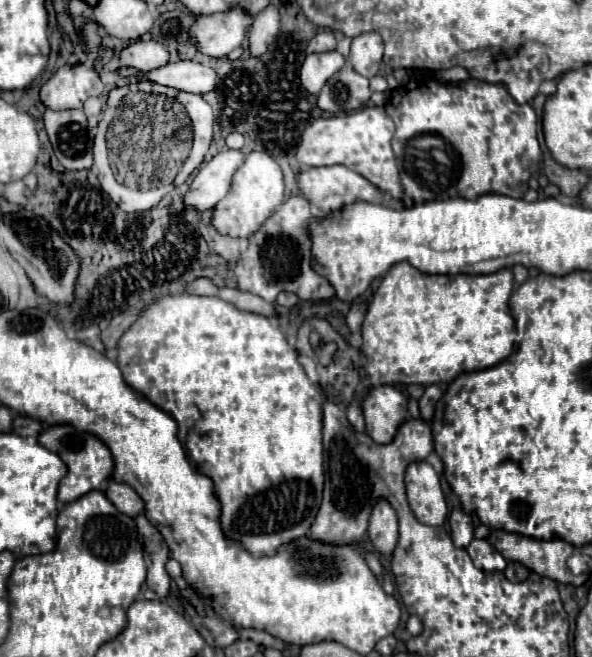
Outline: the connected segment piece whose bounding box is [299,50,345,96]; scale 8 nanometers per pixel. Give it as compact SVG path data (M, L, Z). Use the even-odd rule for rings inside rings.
M337 50L323 52L323 54L309 54L299 72L299 80L303 88L317 96L323 84L343 66L343 62L345 60Z

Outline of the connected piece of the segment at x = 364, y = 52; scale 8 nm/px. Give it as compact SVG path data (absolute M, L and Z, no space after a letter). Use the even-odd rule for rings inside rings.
M365 32L353 38L349 60L361 76L373 78L379 72L381 58L383 58L383 40L377 32Z

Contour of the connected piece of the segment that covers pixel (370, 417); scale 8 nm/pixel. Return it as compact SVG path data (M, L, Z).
M373 386L367 390L361 402L367 434L377 444L387 444L393 440L399 424L407 418L407 400L399 388L393 386Z

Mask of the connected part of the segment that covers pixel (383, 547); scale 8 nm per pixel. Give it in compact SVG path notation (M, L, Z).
M379 500L371 512L369 518L369 538L373 542L373 548L389 558L395 550L397 538L399 538L399 526L397 526L397 514L391 508L387 500Z

